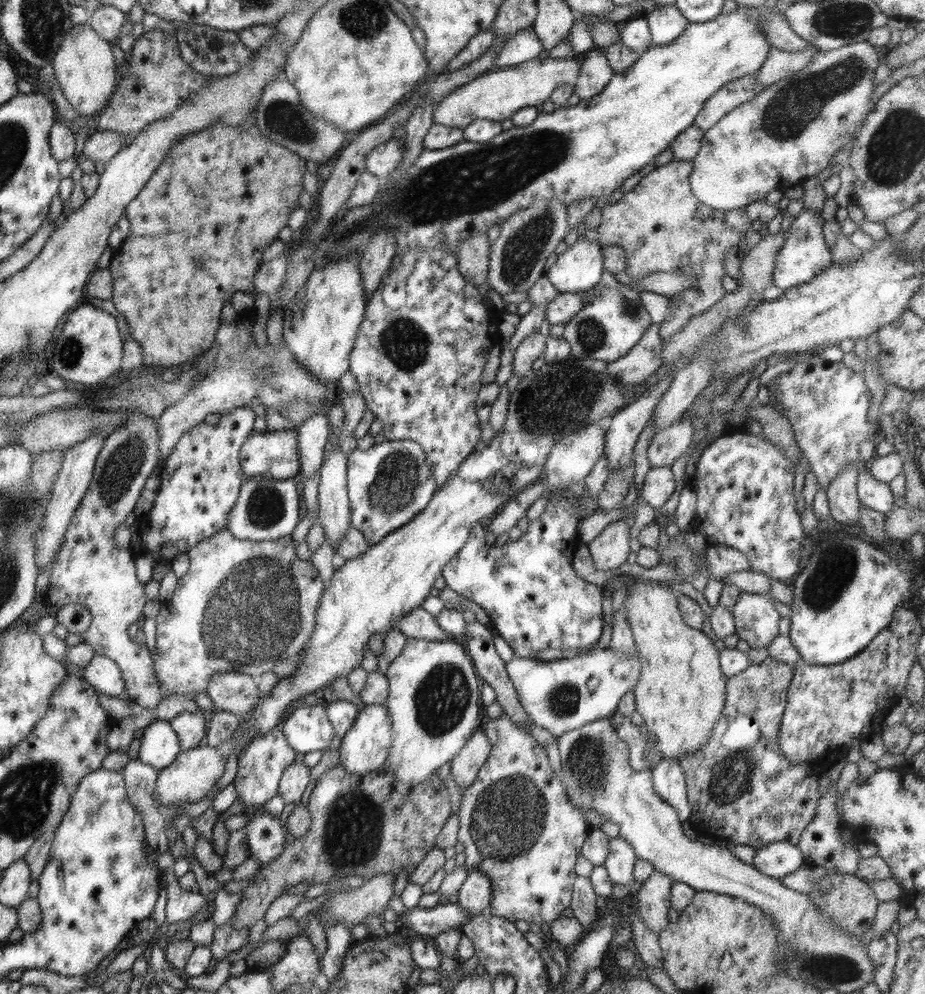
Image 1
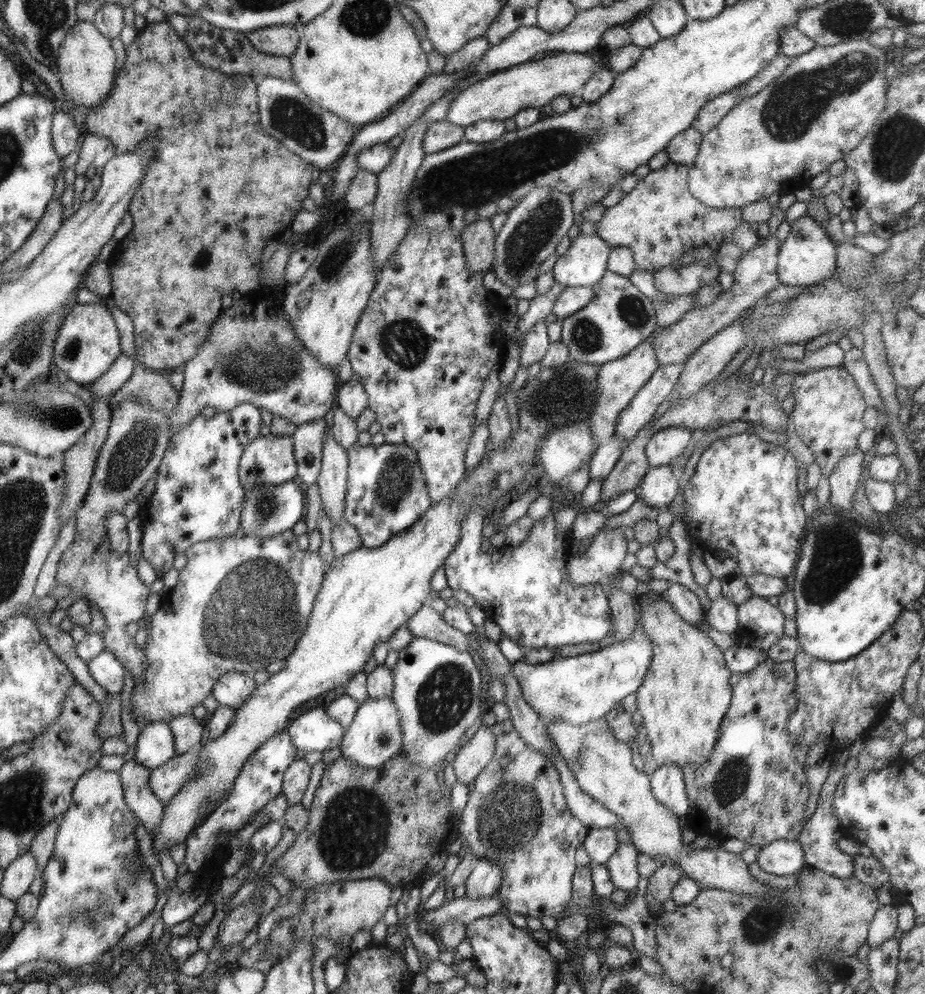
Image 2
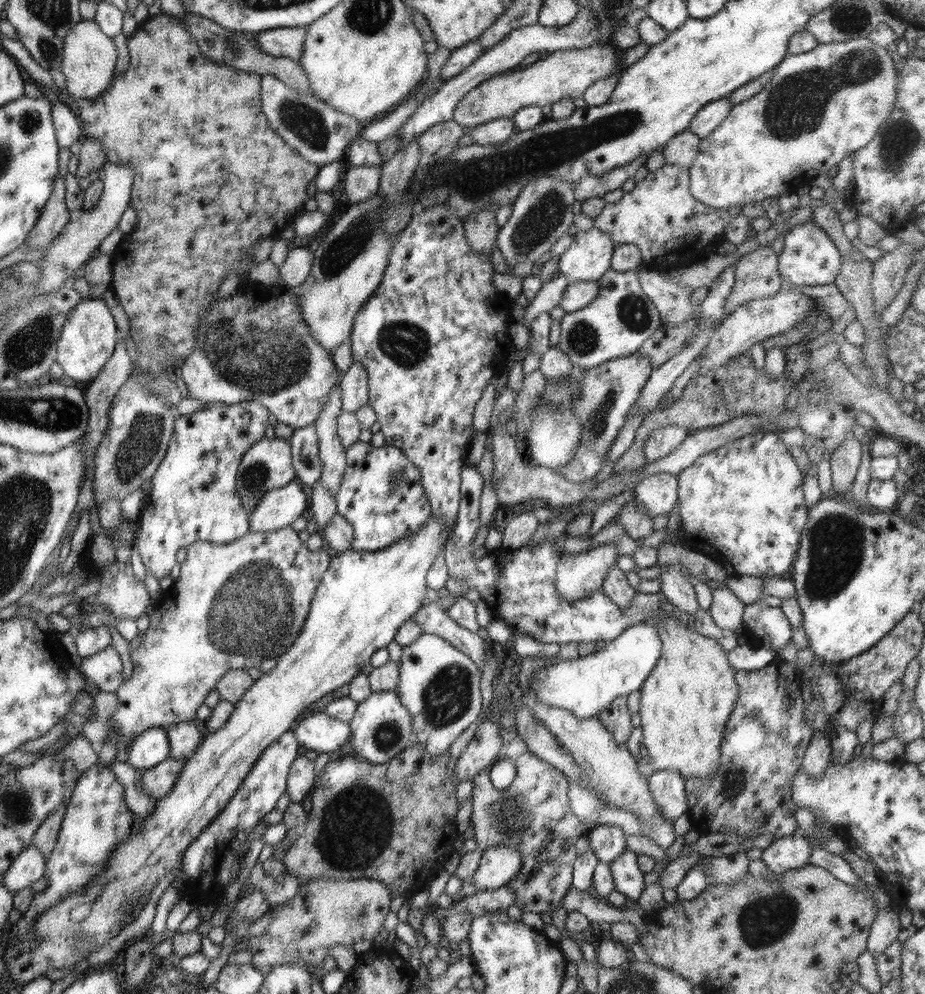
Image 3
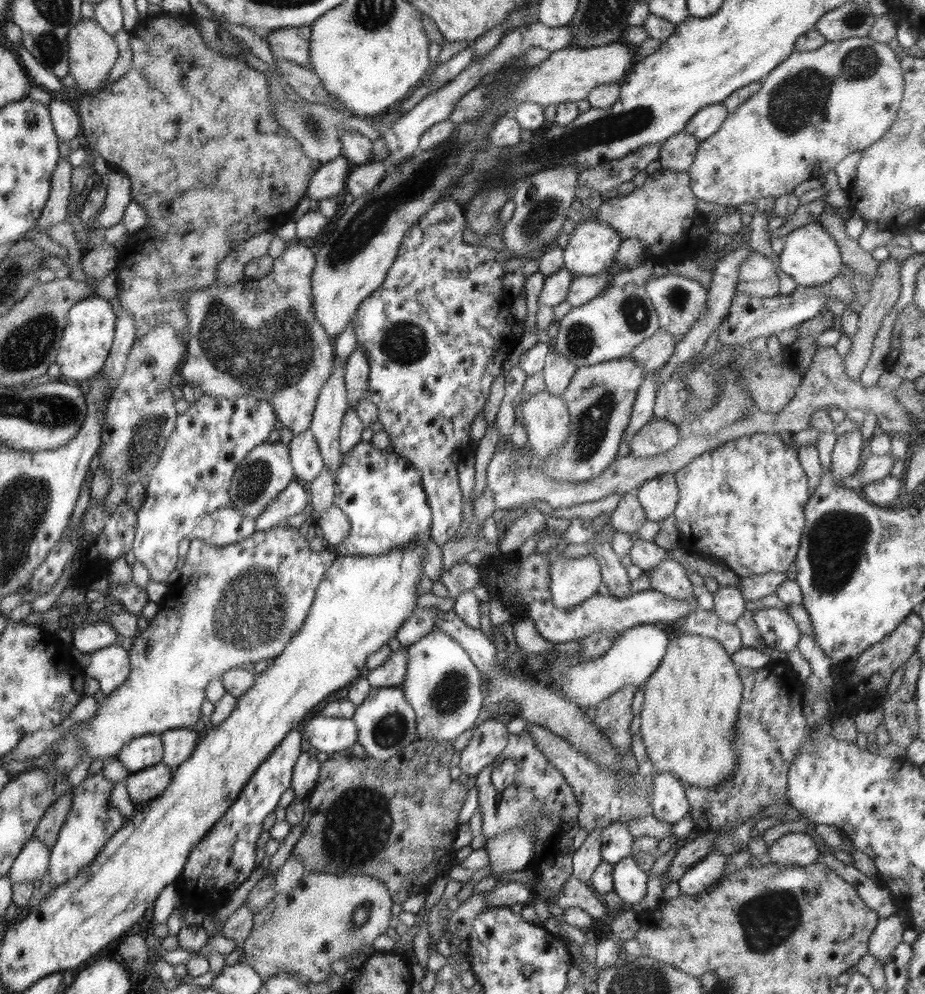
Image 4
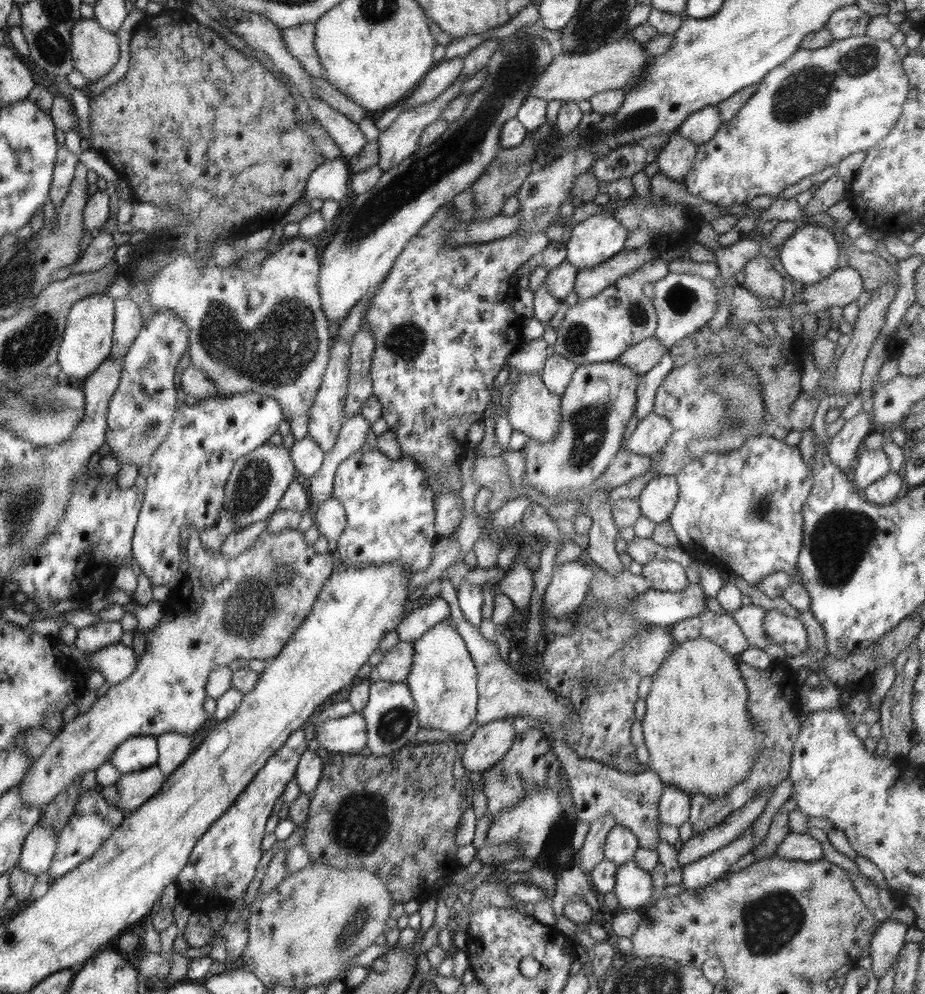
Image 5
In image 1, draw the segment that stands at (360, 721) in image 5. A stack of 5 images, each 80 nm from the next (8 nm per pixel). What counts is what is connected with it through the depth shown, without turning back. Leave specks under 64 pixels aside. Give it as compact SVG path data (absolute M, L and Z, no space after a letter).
M301 701L279 727L288 745L296 753L304 755L318 750L324 752L334 740L334 727L325 708L320 705L312 706Z

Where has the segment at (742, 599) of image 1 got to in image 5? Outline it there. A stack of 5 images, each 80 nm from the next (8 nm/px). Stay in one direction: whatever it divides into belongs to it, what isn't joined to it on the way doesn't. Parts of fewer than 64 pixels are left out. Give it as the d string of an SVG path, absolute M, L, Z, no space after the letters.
M776 609L767 610L763 627L775 646L782 647L790 656L799 656L808 645L805 624Z

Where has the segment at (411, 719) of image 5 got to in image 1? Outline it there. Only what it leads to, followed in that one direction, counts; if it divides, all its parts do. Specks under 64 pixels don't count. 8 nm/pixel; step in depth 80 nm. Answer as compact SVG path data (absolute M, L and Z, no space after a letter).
M368 704L361 712L352 728L344 735L342 745L340 745L340 764L346 772L352 775L364 775L365 773L376 771L384 766L388 760L388 750L392 748L394 731L392 731L392 717L388 715L388 710L383 704Z

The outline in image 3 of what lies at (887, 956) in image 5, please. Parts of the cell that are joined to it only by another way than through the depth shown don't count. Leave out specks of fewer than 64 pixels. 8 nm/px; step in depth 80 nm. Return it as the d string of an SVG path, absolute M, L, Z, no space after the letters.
M891 908L877 911L867 936L866 950L869 950L874 956L882 954L897 940L898 933L902 929L898 914Z

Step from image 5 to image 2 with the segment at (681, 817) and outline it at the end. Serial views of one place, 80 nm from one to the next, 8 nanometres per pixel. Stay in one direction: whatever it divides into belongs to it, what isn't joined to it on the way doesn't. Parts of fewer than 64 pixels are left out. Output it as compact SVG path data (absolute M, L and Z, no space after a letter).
M674 764L660 766L649 776L652 794L660 803L664 803L674 814L685 816L690 812L691 804L681 768Z

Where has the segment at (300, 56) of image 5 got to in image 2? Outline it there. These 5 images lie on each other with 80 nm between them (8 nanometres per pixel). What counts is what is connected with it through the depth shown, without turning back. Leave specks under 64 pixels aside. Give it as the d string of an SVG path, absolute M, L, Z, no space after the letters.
M276 25L251 30L246 33L250 44L260 52L272 56L289 56L296 50L301 38L301 30L296 30L290 25Z

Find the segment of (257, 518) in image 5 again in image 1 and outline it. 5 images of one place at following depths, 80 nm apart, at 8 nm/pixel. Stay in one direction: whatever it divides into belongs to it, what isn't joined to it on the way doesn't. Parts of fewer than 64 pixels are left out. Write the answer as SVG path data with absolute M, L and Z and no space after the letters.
M294 429L252 431L242 446L242 467L246 478L292 479L301 472L297 444L298 433Z

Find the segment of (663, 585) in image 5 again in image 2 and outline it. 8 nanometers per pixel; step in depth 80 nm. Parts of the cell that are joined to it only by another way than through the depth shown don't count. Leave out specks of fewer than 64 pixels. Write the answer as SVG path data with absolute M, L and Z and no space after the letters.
M669 582L664 594L672 603L674 610L691 625L700 626L705 618L705 611L702 609L702 601L698 595L690 591L686 586Z

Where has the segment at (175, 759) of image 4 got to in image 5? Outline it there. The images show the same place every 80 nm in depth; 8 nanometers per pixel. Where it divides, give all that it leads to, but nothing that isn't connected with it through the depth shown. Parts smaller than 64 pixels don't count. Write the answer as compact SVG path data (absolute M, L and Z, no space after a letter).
M165 733L158 737L159 761L156 766L168 776L179 768L193 754L193 736Z

